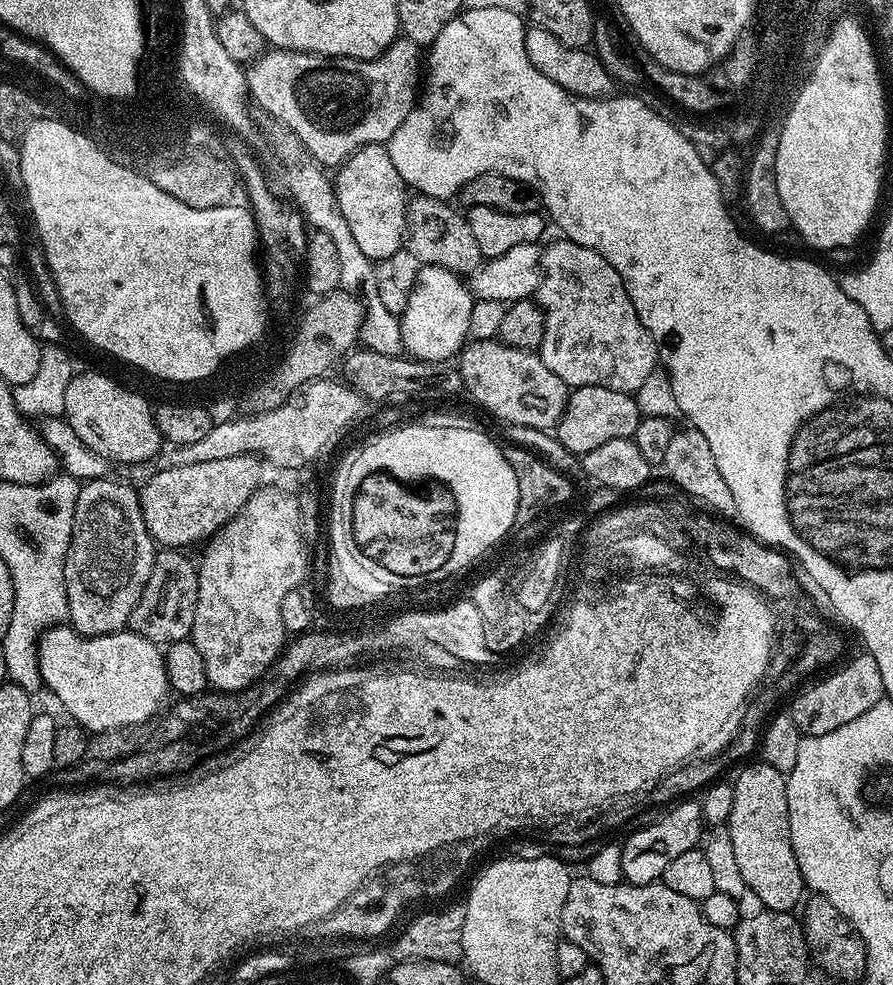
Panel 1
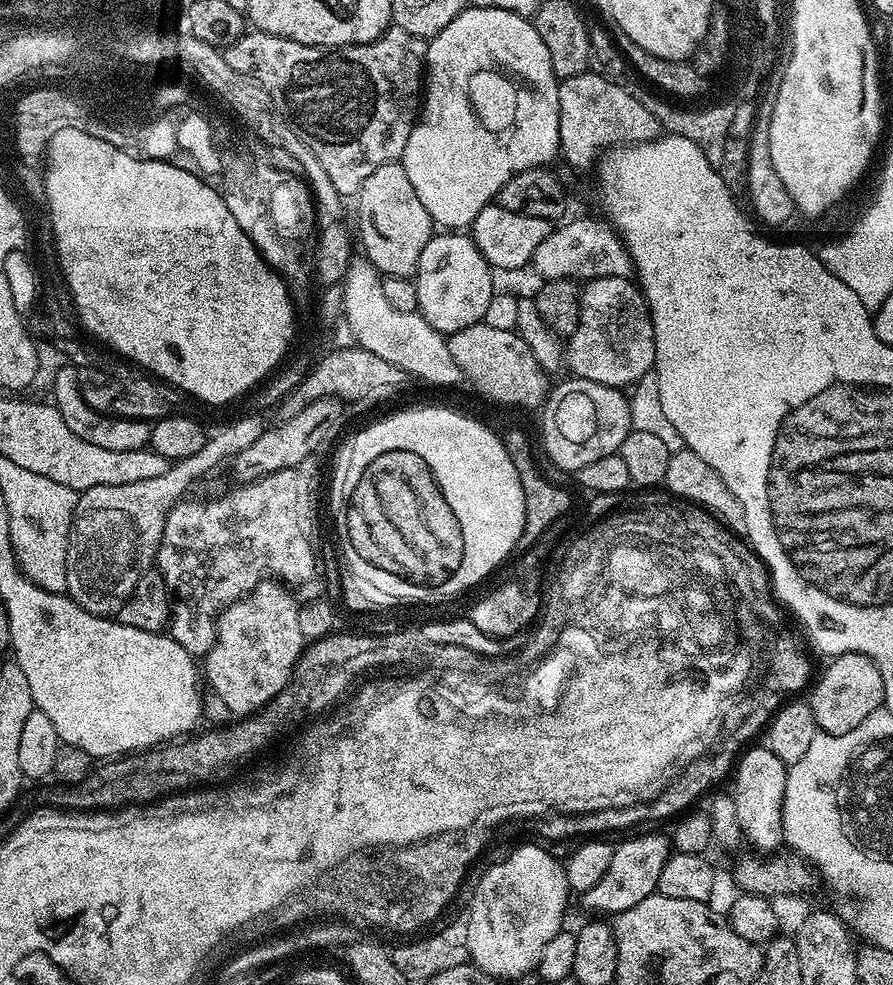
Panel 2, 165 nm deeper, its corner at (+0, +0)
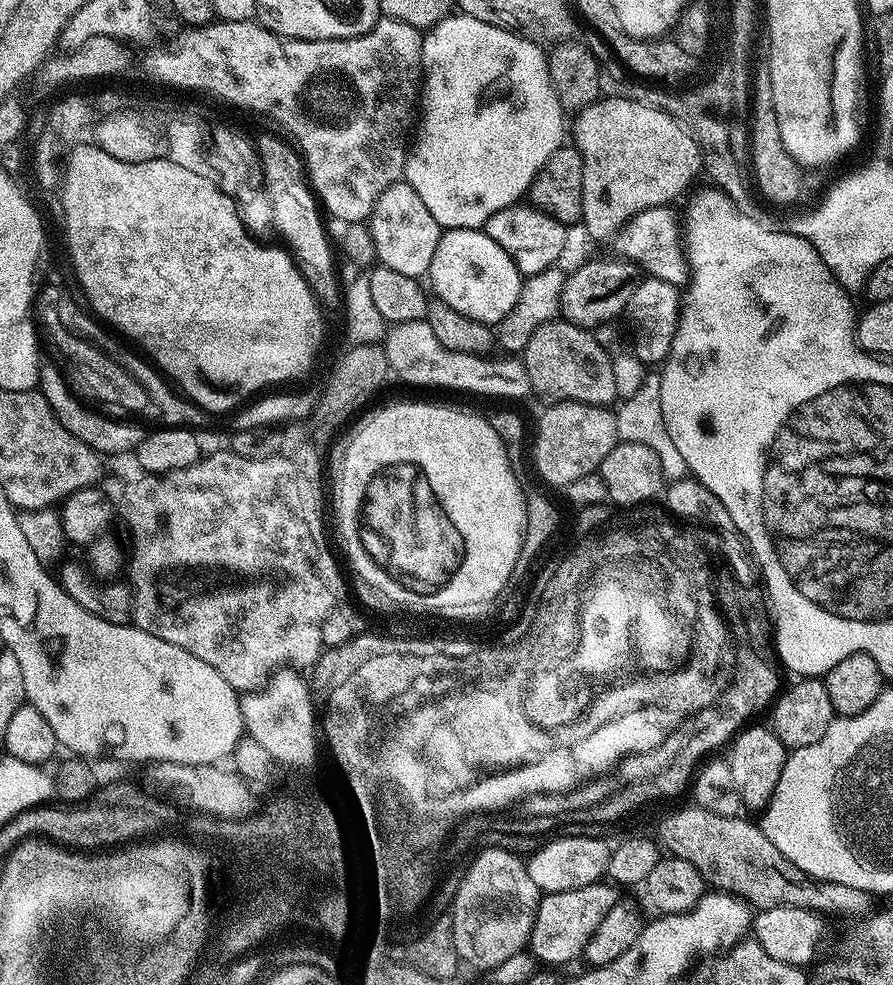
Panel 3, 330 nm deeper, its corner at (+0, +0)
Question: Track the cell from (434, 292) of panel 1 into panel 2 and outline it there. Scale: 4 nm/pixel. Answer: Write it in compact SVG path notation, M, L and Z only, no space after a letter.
M452 230L433 235L432 240L426 242L426 250L422 250L414 273L416 289L418 290L418 311L420 316L428 325L441 334L451 334L462 330L466 326L481 323L486 314L486 306L490 304L490 298L494 294L492 275L494 275L492 265L478 250L478 246L472 240L471 235L457 234Z

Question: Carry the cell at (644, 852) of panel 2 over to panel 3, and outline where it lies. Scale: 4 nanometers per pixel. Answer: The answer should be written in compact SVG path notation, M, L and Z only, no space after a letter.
M584 882L565 888L568 888L565 892L552 892L541 900L539 898L535 905L530 952L539 961L568 964L575 956L579 957L584 950L584 941L589 940L594 930L598 930L598 922L606 918L618 899L617 889L608 882Z

